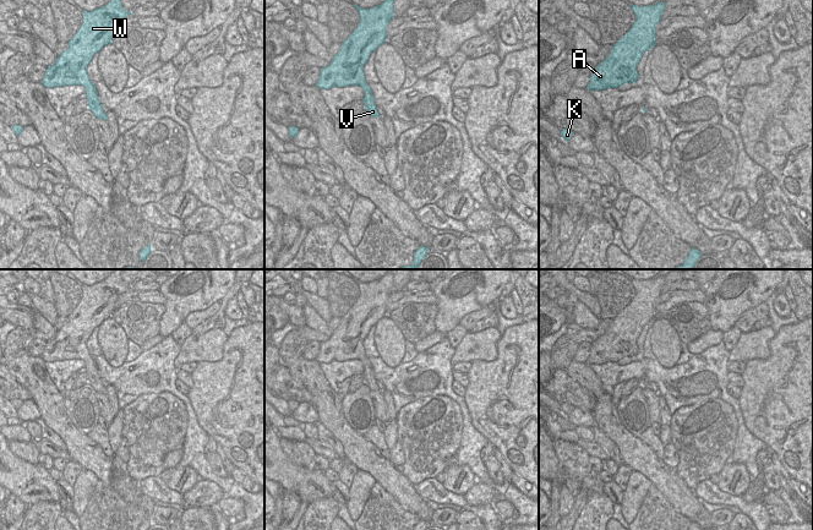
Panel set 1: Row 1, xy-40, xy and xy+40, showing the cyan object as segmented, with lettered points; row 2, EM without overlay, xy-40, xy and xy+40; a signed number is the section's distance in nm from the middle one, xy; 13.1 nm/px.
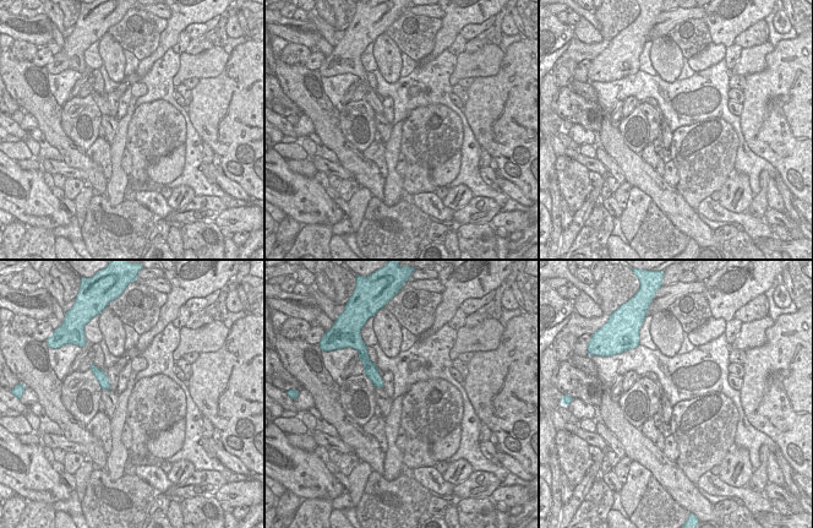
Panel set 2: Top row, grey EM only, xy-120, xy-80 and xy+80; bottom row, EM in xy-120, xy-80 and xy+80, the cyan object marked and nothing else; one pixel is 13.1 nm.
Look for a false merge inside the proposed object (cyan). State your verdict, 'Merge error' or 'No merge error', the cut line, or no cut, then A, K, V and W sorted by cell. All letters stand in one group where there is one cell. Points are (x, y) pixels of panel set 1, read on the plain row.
No merge error. No split. Groups: A K V W.

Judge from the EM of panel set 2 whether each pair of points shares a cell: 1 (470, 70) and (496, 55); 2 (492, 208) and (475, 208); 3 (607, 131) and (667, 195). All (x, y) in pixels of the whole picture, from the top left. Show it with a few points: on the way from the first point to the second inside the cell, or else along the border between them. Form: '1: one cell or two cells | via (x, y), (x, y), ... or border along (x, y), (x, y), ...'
1: one cell | via (476, 64), (483, 64), (490, 58)
2: one cell | via (489, 208), (479, 208)
3: one cell | via (616, 148), (650, 183)

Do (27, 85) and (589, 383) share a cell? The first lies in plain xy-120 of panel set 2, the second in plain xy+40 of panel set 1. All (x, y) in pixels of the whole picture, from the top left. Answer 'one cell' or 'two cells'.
one cell

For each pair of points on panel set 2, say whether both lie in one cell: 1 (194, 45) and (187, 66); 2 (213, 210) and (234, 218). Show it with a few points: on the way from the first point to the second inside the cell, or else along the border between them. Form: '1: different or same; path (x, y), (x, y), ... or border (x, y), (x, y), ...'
1: different; border (219, 47), (212, 47), (196, 54), (185, 53)
2: different; border (227, 207), (213, 221)

